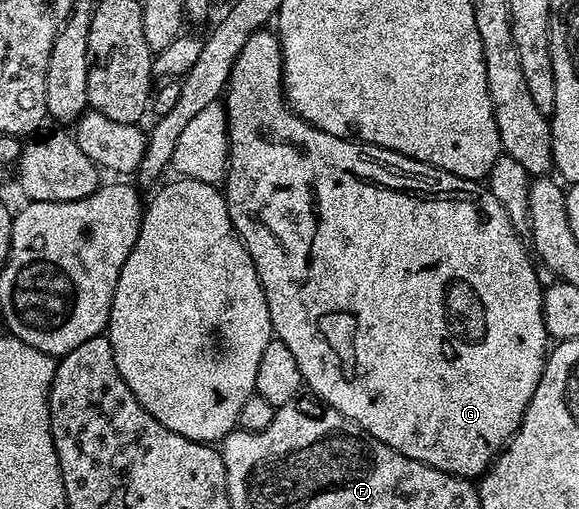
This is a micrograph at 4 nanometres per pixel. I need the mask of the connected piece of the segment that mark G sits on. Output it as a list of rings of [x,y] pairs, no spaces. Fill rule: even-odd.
[[[260,30],[254,32],[245,42],[245,46],[235,59],[235,65],[231,70],[231,76],[227,79],[225,89],[225,107],[227,109],[227,127],[225,135],[229,145],[229,155],[227,158],[227,174],[225,177],[225,195],[227,198],[227,209],[229,218],[235,227],[235,233],[243,240],[247,248],[249,258],[253,258],[253,266],[257,270],[257,278],[265,290],[265,302],[269,306],[269,318],[271,319],[272,333],[285,346],[289,346],[293,358],[297,358],[297,370],[301,370],[303,383],[309,389],[312,388],[314,395],[322,403],[328,404],[333,410],[337,410],[345,418],[349,418],[361,430],[365,430],[373,438],[385,442],[393,450],[397,450],[405,458],[413,458],[422,464],[433,466],[437,470],[449,473],[450,476],[461,476],[464,478],[479,478],[495,462],[495,457],[507,447],[515,431],[521,426],[525,410],[537,390],[537,382],[541,382],[543,368],[547,364],[547,353],[549,351],[549,337],[545,318],[543,317],[543,294],[545,288],[538,282],[536,265],[529,255],[528,245],[519,237],[520,233],[515,228],[513,222],[506,213],[505,207],[494,197],[493,193],[486,187],[481,186],[478,180],[466,180],[460,176],[449,174],[440,168],[434,168],[428,164],[423,164],[419,160],[410,160],[408,156],[402,156],[396,152],[390,152],[387,148],[377,148],[374,144],[364,144],[354,140],[342,140],[339,136],[329,134],[320,128],[314,128],[308,120],[302,120],[296,112],[292,112],[287,97],[283,94],[283,52],[279,49],[279,37],[274,31]]]

